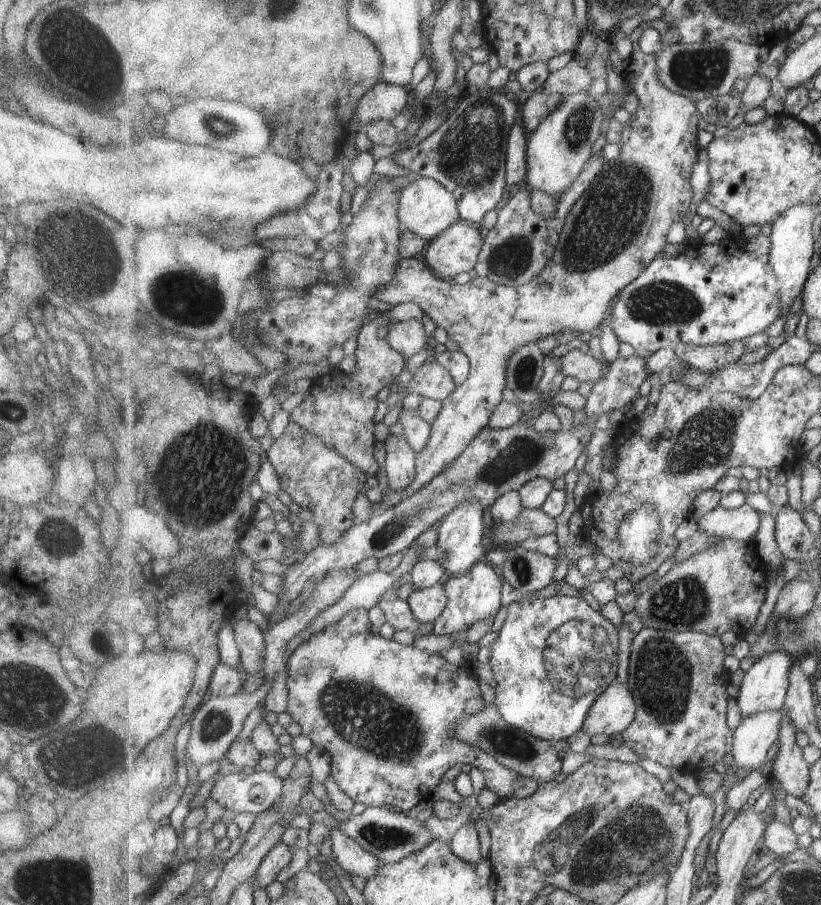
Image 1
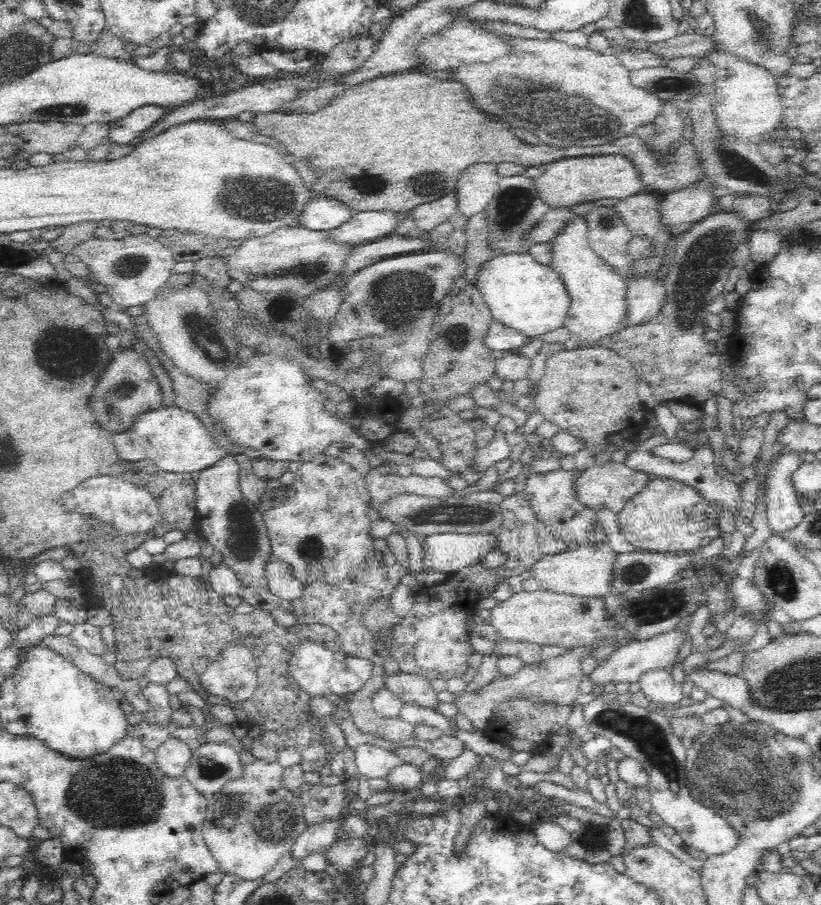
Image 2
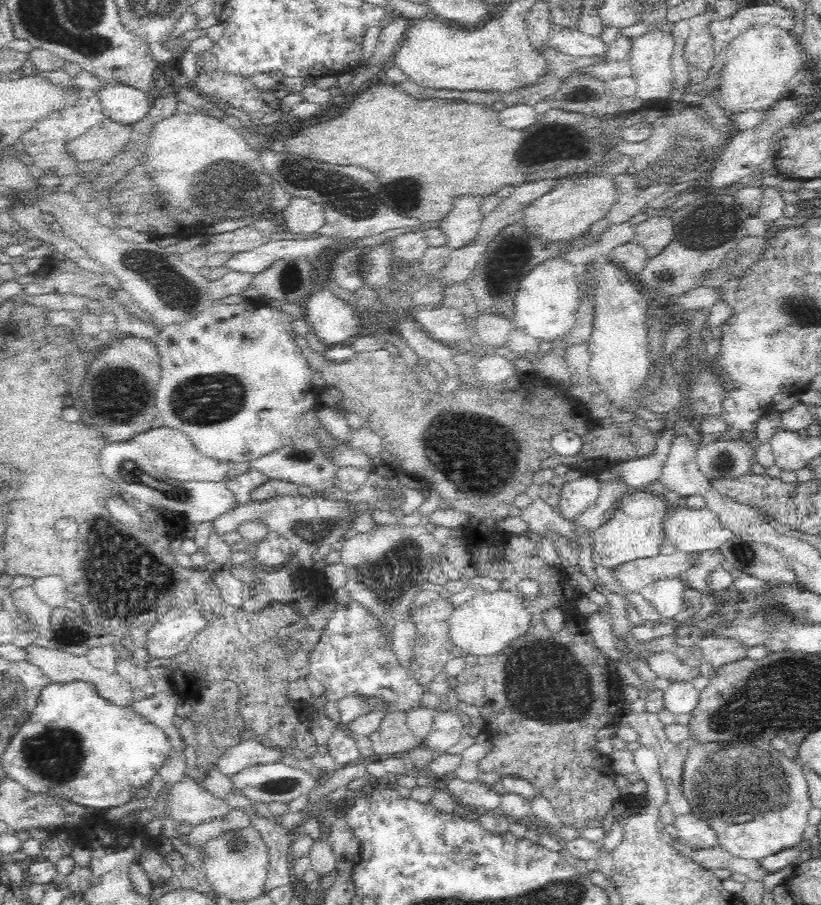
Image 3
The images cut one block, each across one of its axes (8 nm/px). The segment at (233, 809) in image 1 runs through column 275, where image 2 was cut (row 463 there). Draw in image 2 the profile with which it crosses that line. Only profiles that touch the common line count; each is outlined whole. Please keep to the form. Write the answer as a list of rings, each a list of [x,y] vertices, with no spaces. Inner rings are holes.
[[[782,454],[771,468],[767,478],[767,521],[771,530],[792,530],[803,518],[800,496],[792,482],[793,474],[801,464],[803,454]]]

